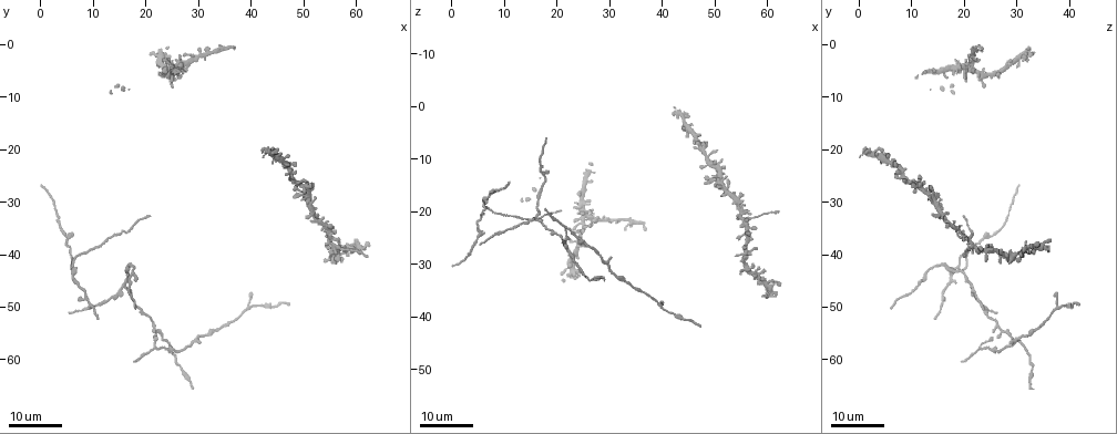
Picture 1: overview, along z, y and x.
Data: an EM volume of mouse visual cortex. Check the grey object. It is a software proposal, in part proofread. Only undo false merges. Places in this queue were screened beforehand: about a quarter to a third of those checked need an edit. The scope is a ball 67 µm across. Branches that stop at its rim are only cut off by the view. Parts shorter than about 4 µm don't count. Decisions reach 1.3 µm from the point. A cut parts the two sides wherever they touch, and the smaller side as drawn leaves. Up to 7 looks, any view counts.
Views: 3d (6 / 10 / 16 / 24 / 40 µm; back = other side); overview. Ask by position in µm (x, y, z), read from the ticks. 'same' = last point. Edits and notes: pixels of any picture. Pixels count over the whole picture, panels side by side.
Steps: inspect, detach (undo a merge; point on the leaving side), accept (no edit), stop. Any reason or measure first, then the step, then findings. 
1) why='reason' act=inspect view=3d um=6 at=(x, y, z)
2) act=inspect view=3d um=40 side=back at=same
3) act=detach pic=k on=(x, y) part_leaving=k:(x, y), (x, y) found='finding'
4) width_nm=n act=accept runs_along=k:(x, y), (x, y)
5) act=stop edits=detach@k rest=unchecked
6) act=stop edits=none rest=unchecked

why='side arm on a straight run' act=inspect view=3d um=24 at=(22.0, 54.0, 27.0)

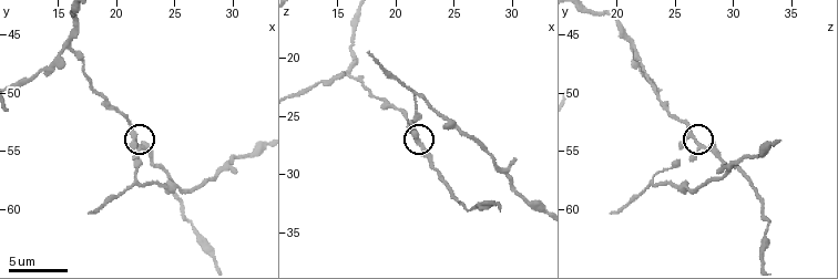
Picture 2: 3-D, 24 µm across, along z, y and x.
act=inspect view=3d um=10 at=(21.6, 53.6, 26.2)

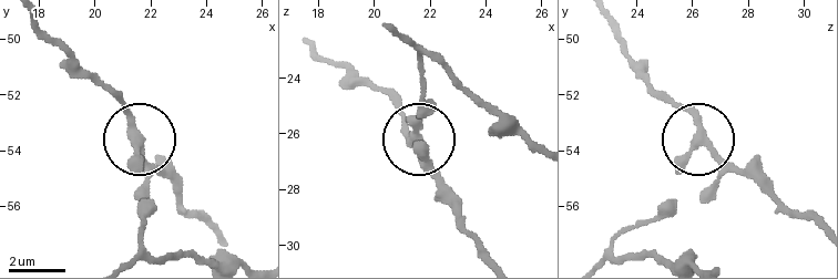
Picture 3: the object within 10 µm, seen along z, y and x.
act=accept found='continuous, no second cell'

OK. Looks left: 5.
why='three arms meet' act=inspect view=3d um=16 at=(21.8, 57.2, 23.0)

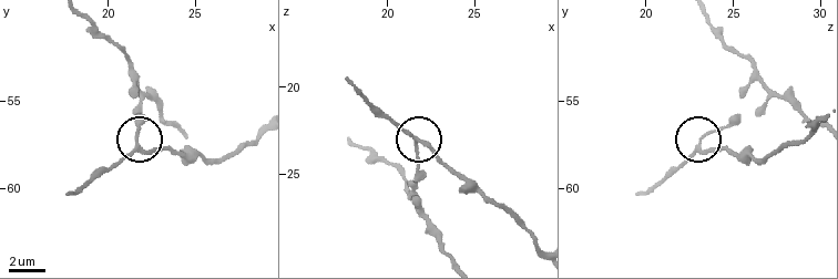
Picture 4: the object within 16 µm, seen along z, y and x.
arms=3 act=accept runs_along=4:(257, 137), (216, 159), (150, 151), (136, 140), (115, 167) found='one cell here'

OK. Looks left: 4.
act=inspect view=3d um=24 at=(55.5, 38.5, 21.0)

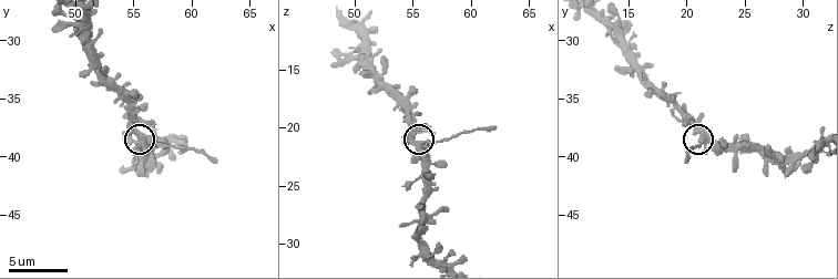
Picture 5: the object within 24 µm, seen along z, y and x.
why='closer look' act=inspect view=3d um=6 at=same

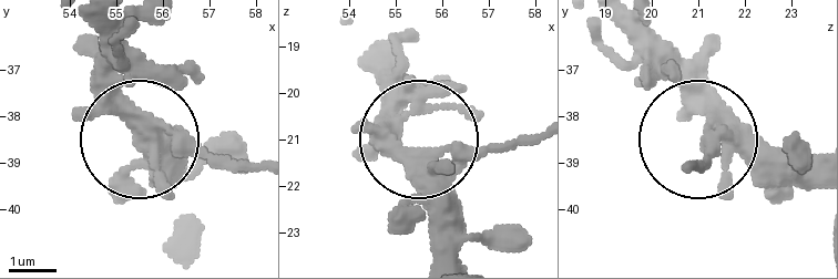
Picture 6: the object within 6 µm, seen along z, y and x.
act=detach pic=6 on=(239, 161) part_leaving=6:(187, 134), (255, 171) found='a second cell is stuck on'

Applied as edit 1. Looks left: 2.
act=stop edits=detach@6 rest=unchecked

